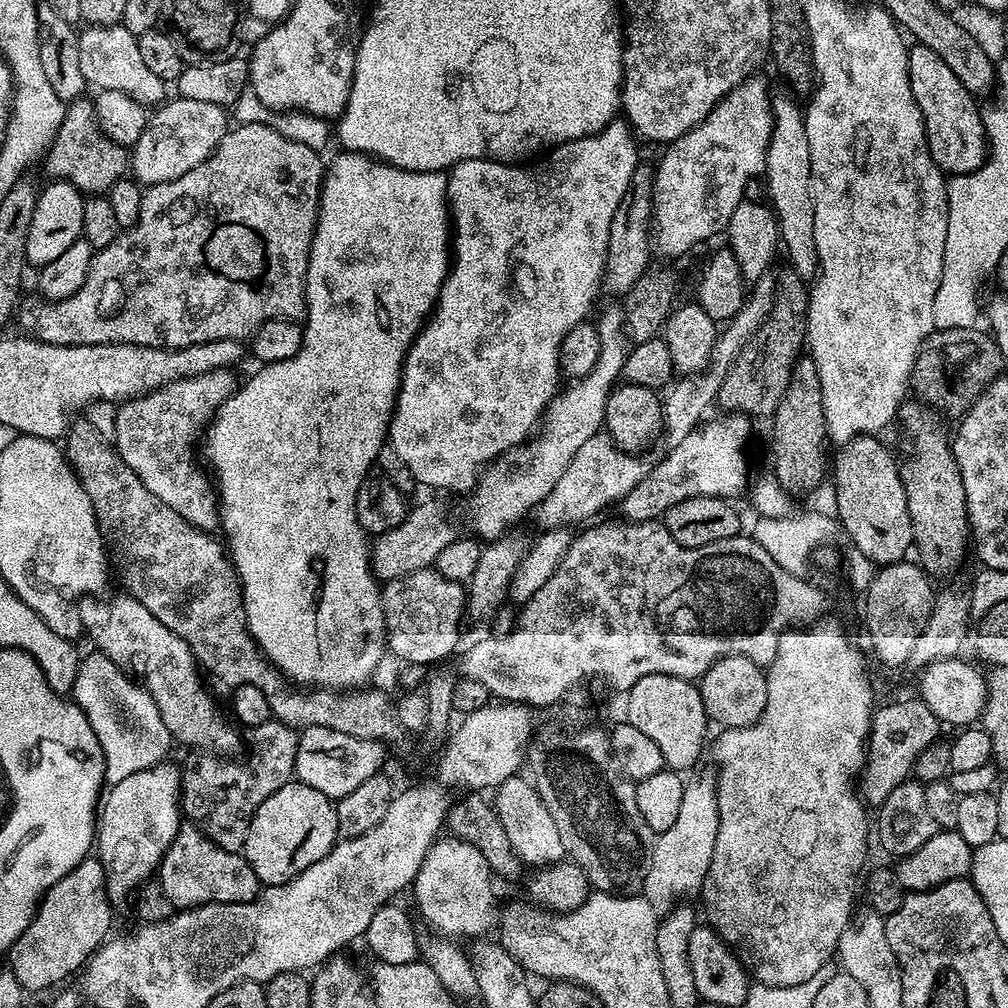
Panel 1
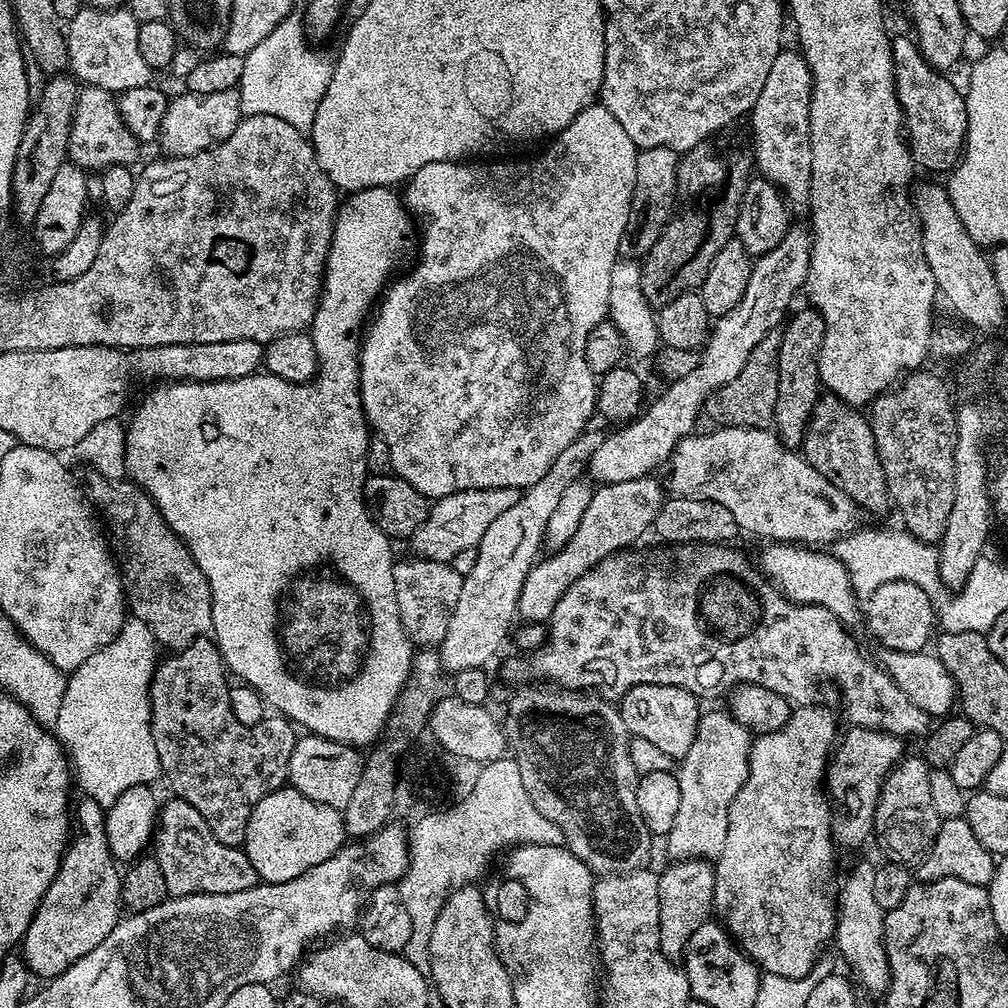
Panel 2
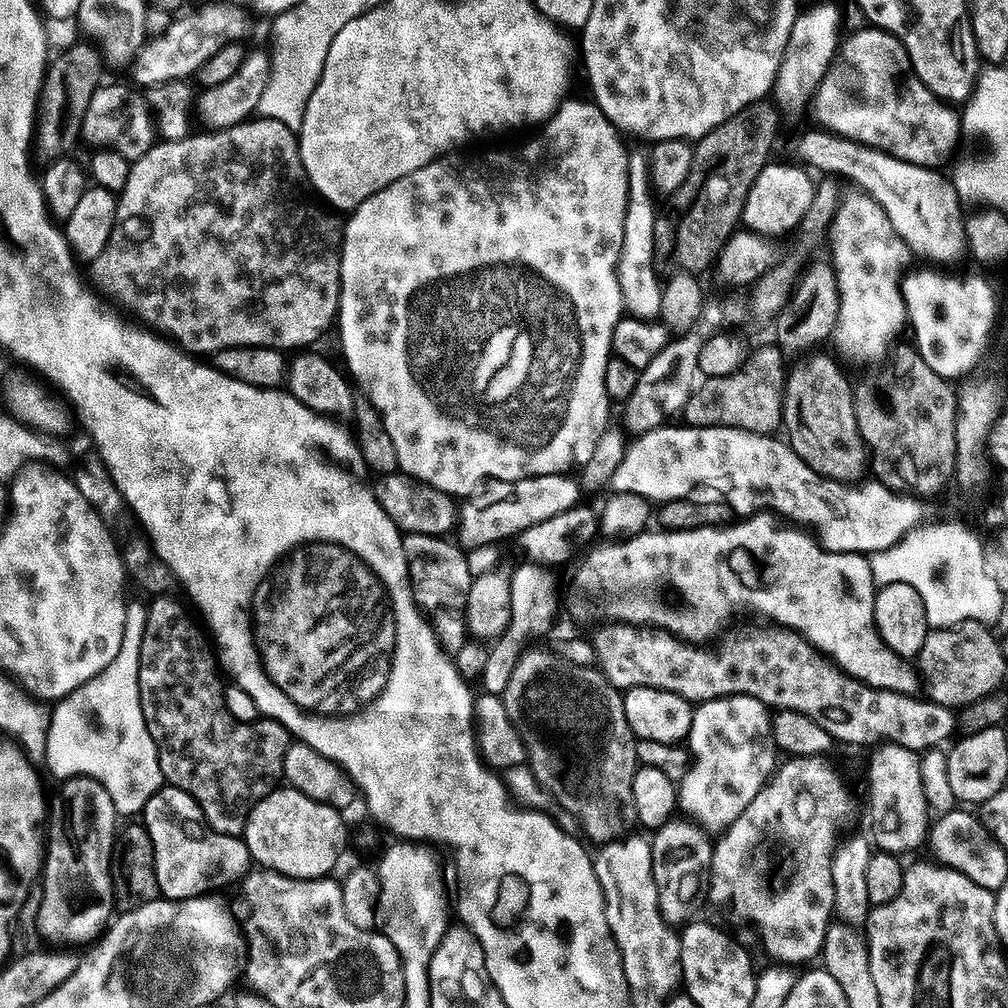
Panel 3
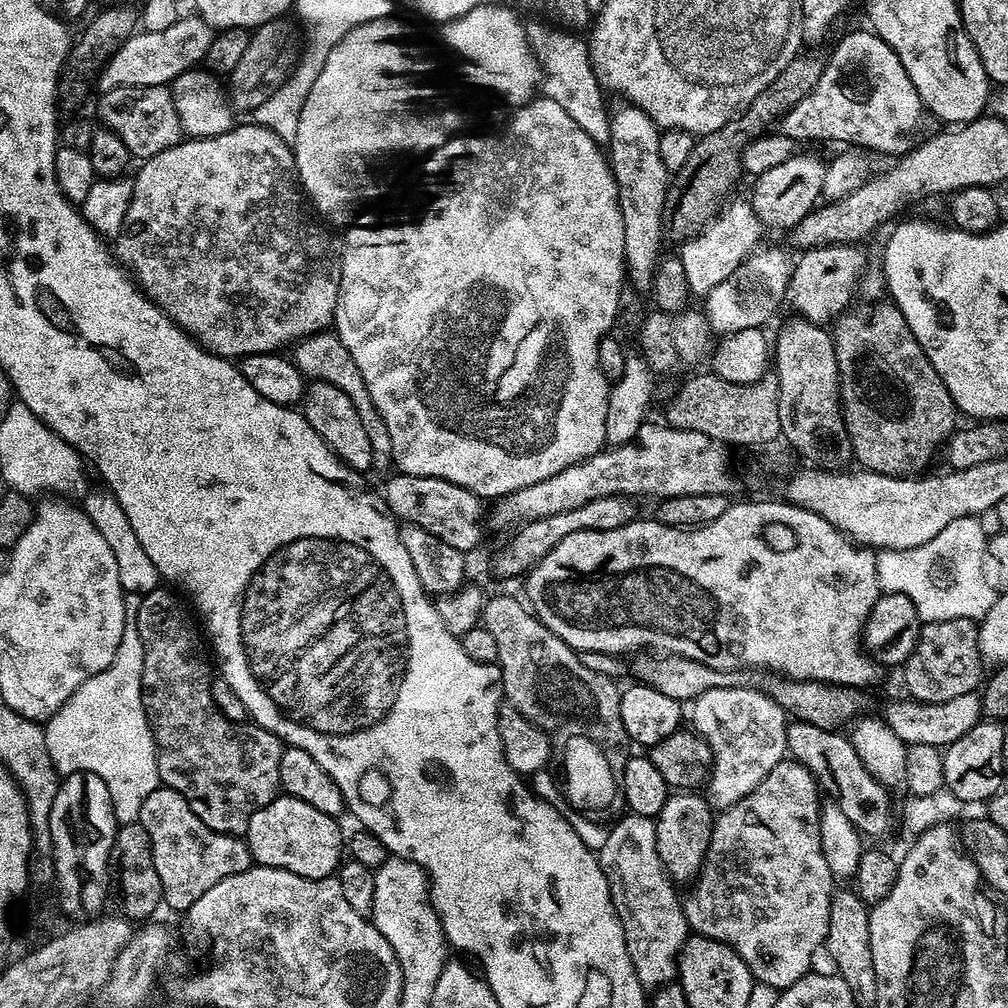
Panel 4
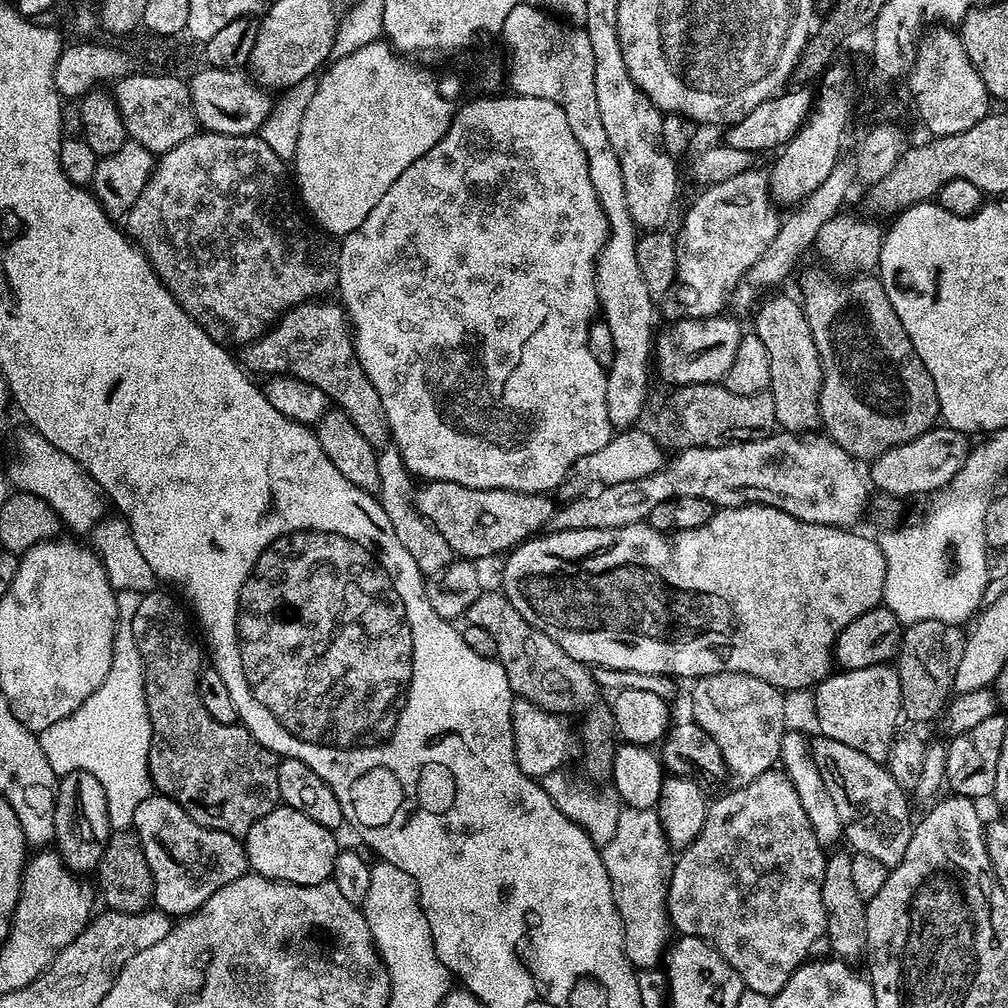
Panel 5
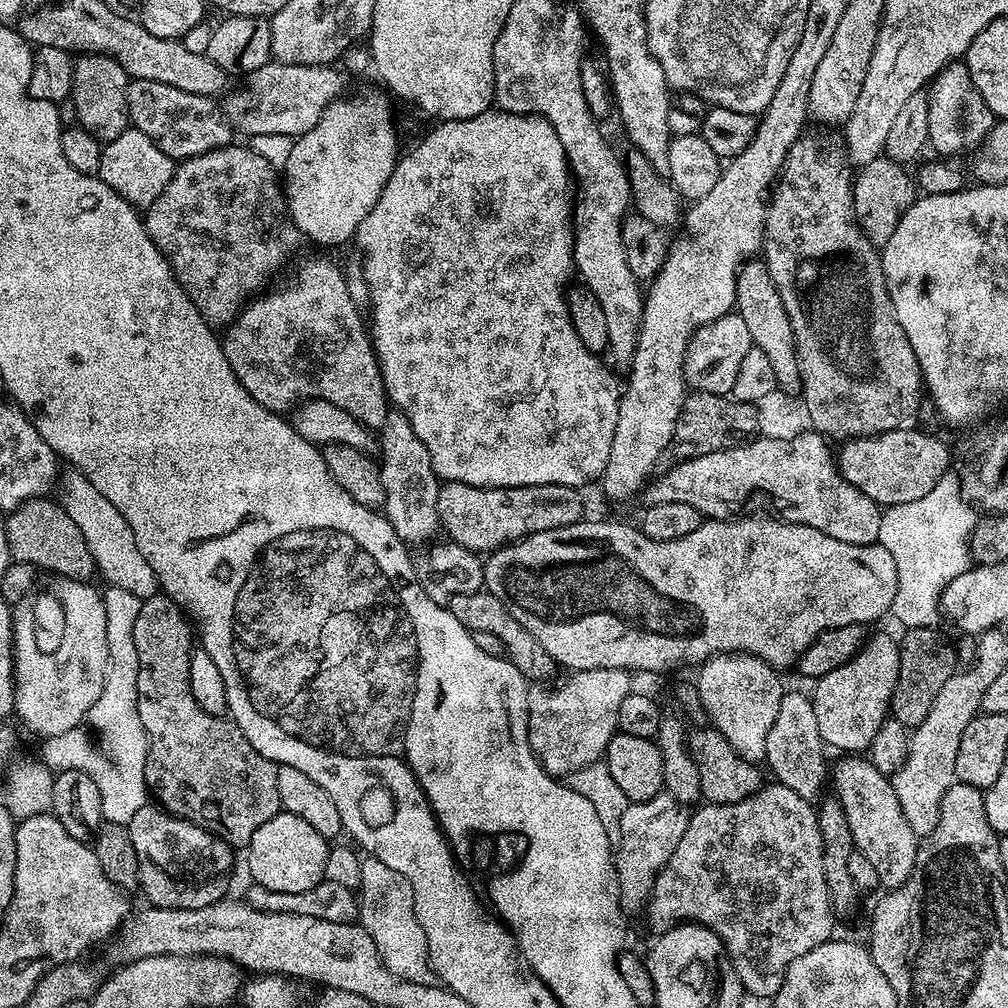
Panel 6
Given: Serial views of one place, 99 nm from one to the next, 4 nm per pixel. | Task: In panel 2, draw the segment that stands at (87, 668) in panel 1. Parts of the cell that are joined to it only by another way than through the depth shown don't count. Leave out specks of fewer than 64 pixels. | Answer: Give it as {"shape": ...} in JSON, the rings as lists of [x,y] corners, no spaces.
{"shape":[[[135,618],[125,619],[124,624],[120,627],[120,633],[106,645],[105,648],[98,649],[94,654],[90,654],[90,658],[86,658],[86,662],[82,662],[82,666],[78,666],[68,676],[68,689],[62,698],[62,710],[58,710],[58,718],[54,725],[54,732],[62,741],[63,747],[66,749],[67,755],[70,757],[71,767],[74,769],[74,780],[85,788],[87,795],[94,802],[98,802],[101,808],[107,810],[115,802],[123,791],[129,790],[130,787],[151,785],[152,780],[160,780],[162,773],[160,763],[158,762],[158,750],[154,750],[154,738],[152,737],[152,703],[148,697],[148,685],[152,683],[152,673],[156,671],[158,663],[158,643],[152,636],[151,630],[146,622]]]}

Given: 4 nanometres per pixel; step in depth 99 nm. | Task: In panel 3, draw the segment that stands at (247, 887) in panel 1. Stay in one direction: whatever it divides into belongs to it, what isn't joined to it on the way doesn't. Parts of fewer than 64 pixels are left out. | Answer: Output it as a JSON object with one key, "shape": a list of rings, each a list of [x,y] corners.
{"shape":[[[171,786],[158,789],[146,802],[142,823],[154,846],[154,866],[163,899],[189,900],[219,893],[219,888],[227,884],[239,885],[253,867],[254,861],[243,839],[215,832],[205,822],[198,802],[186,790]]]}

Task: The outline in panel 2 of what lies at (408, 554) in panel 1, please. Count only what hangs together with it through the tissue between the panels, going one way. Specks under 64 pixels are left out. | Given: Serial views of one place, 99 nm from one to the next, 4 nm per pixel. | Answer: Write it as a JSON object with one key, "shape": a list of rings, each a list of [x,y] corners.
{"shape":[[[471,488],[439,497],[429,507],[428,517],[414,530],[410,544],[417,557],[422,560],[437,560],[443,564],[452,561],[462,550],[477,549],[490,522],[505,513],[518,502],[521,493],[515,488]]]}

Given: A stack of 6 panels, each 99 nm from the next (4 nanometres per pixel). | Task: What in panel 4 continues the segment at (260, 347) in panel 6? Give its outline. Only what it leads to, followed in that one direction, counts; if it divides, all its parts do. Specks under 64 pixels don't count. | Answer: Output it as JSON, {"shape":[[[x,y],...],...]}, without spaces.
{"shape":[[[332,330],[315,332],[312,336],[295,341],[295,348],[294,363],[299,372],[303,372],[305,377],[312,380],[322,380],[338,386],[338,390],[342,390],[342,394],[346,394],[350,398],[350,402],[354,402],[354,410],[358,410],[358,418],[362,418],[362,426],[370,437],[372,468],[378,470],[378,468],[389,467],[391,469],[394,461],[390,430],[386,430],[386,422],[382,422],[382,414],[378,414],[378,406],[374,406],[374,398],[370,398],[370,390],[366,390],[362,370],[358,370],[354,358],[350,358],[350,350],[346,350],[346,346],[342,346],[339,336]]]}

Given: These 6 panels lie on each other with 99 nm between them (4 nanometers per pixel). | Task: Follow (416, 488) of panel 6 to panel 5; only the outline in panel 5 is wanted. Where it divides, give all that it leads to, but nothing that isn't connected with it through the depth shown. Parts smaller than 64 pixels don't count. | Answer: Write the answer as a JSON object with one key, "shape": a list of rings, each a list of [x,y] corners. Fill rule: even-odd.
{"shape":[[[395,446],[379,449],[376,457],[378,462],[378,478],[380,479],[380,491],[378,499],[382,510],[390,518],[390,526],[394,526],[394,534],[398,534],[402,546],[410,550],[410,558],[418,562],[418,570],[425,577],[435,578],[441,572],[446,571],[452,564],[454,553],[450,542],[438,534],[438,530],[419,510],[414,503],[414,477],[404,465],[404,459],[400,457],[400,451]],[[413,483],[413,484],[412,484]]]}

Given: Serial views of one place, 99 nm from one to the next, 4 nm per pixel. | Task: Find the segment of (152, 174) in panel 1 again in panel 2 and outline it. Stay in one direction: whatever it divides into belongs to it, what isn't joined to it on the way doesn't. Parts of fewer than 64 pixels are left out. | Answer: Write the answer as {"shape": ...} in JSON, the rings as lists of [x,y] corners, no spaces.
{"shape":[[[236,88],[218,90],[218,94],[194,94],[185,91],[183,95],[173,95],[169,99],[158,137],[158,145],[164,151],[161,153],[168,156],[189,156],[206,152],[230,138],[230,134],[234,134],[242,119],[240,93]]]}

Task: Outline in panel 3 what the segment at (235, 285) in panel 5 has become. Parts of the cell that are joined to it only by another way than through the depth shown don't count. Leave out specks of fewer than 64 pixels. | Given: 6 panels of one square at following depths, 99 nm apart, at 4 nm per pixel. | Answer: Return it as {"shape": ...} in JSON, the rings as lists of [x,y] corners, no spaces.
{"shape":[[[249,118],[229,128],[213,131],[208,136],[189,134],[183,140],[153,143],[142,158],[131,161],[130,178],[119,193],[116,225],[112,227],[106,250],[90,261],[92,280],[100,292],[105,292],[116,304],[133,312],[153,333],[167,338],[189,354],[215,354],[227,348],[278,348],[304,350],[328,327],[333,327],[340,310],[340,249],[342,220],[325,201],[316,195],[300,157],[297,133],[277,120]]]}

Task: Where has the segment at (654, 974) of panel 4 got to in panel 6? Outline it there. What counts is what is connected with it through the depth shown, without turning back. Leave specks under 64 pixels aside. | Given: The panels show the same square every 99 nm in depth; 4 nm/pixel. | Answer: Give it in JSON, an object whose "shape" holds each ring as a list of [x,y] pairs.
{"shape":[[[659,792],[654,798],[637,804],[629,803],[622,814],[621,841],[614,847],[616,877],[620,887],[620,906],[625,913],[632,914],[645,907],[648,896],[665,862],[674,854],[682,834],[686,834],[689,809],[679,804],[669,792]]]}

